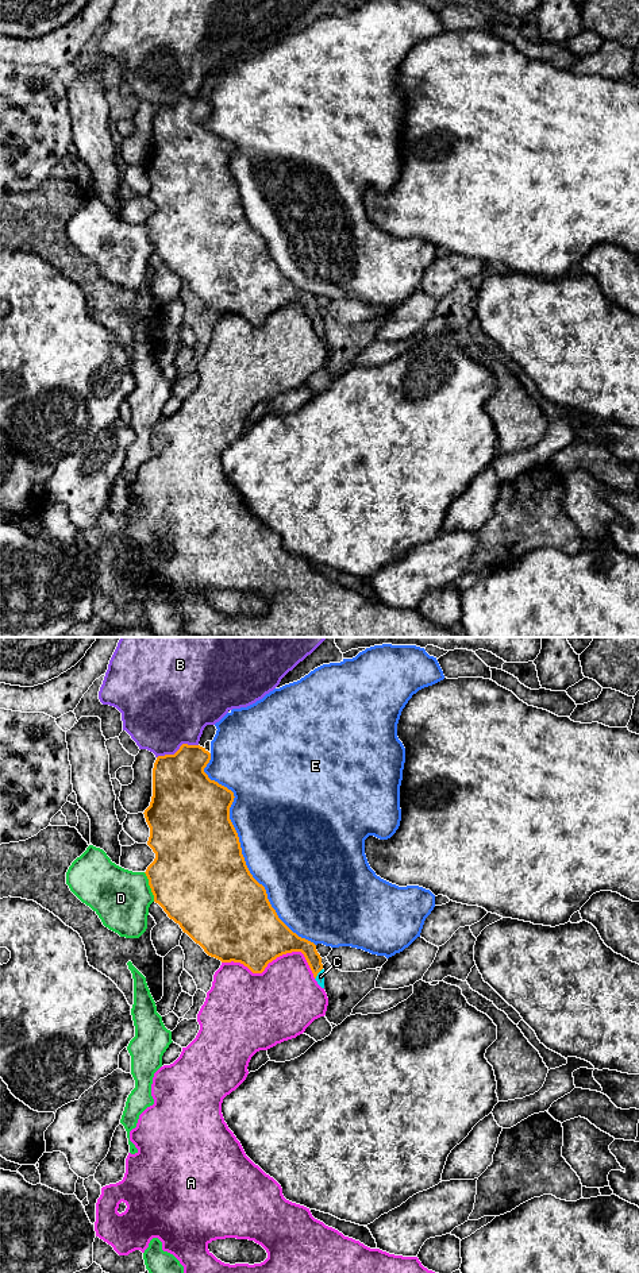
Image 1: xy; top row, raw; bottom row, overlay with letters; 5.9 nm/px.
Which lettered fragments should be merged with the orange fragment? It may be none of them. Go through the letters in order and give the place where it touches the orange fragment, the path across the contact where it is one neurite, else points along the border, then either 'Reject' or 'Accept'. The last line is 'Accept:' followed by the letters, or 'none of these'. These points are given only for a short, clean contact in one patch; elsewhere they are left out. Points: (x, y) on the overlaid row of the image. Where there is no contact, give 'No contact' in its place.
A: Touches orange at xy (273, 959). Reject
B: Touches orange at xy (179, 749). Reject
C: Touches orange at xy (318, 972). Path across: xy (289, 941), (314, 959), (318, 972), (320, 976). Accept
D: Touches orange at xy (150, 887). Reject
E: Touches orange at xy (241, 849). Reject
Accept: C

